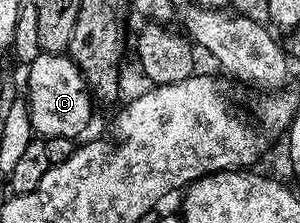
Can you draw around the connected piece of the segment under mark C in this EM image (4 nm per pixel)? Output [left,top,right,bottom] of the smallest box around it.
[29,52,92,139]

